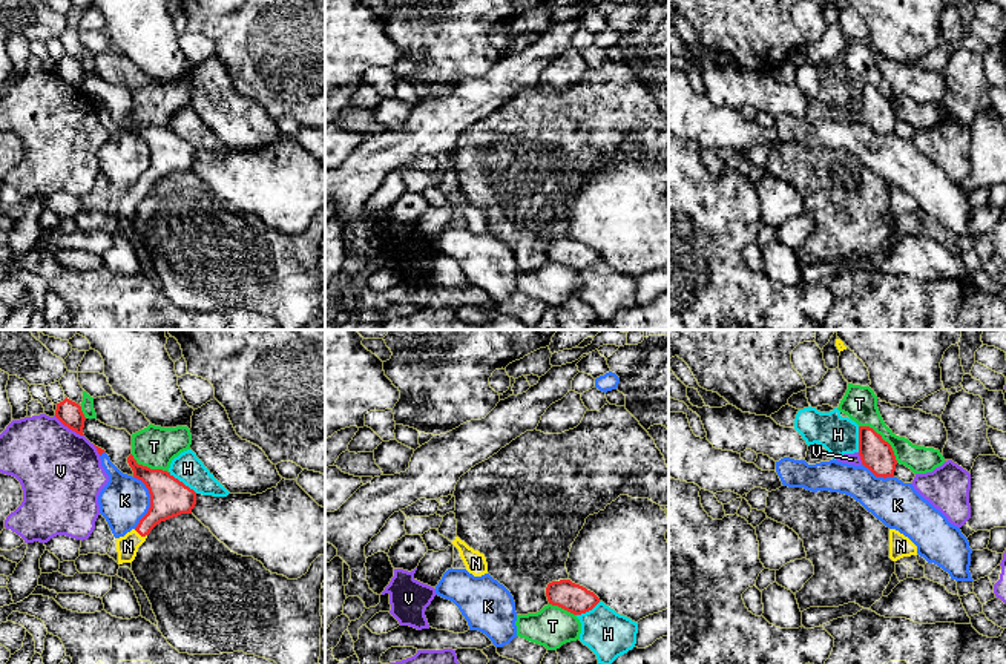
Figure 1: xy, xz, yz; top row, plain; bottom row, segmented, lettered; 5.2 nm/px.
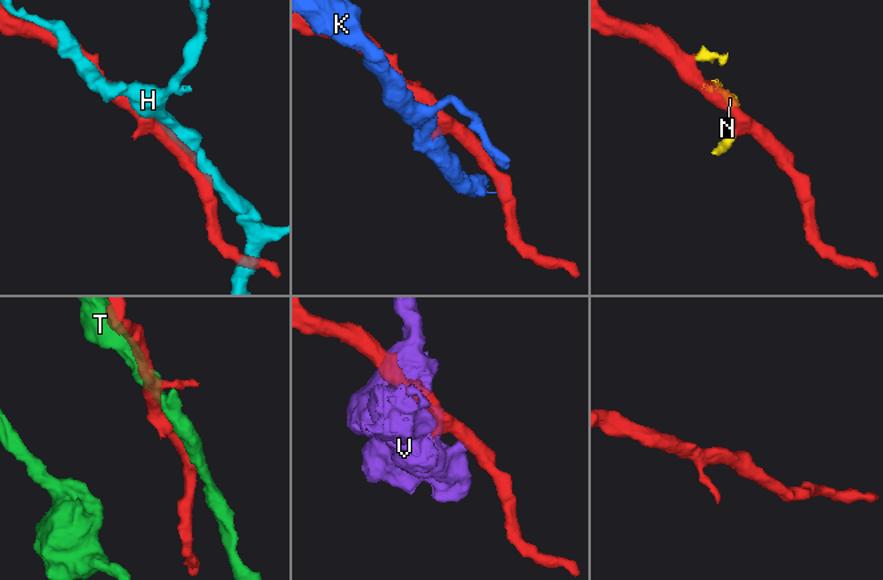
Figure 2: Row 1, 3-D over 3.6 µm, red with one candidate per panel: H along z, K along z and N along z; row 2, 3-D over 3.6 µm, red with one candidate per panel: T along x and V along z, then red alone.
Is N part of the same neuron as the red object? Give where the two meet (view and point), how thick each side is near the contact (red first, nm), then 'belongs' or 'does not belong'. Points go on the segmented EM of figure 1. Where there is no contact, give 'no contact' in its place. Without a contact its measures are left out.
xy (140, 534) | 200/110 nm | belongs

